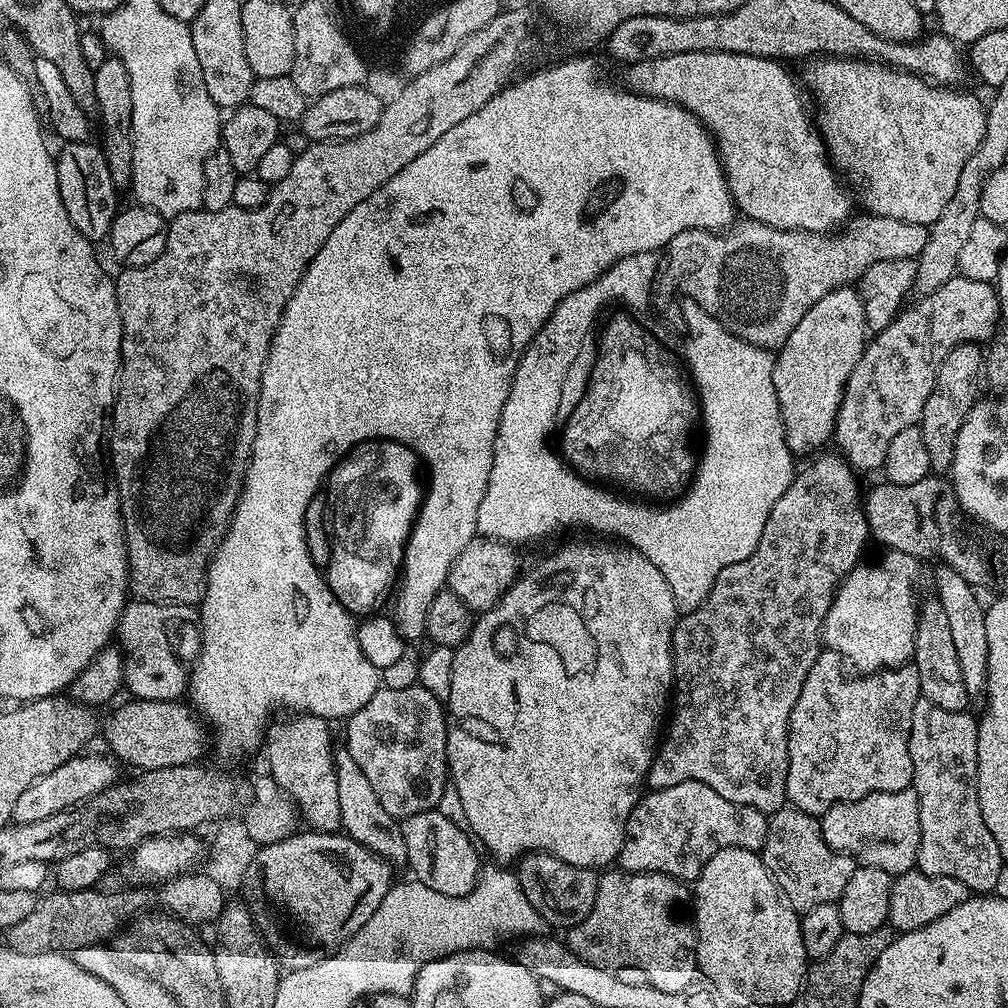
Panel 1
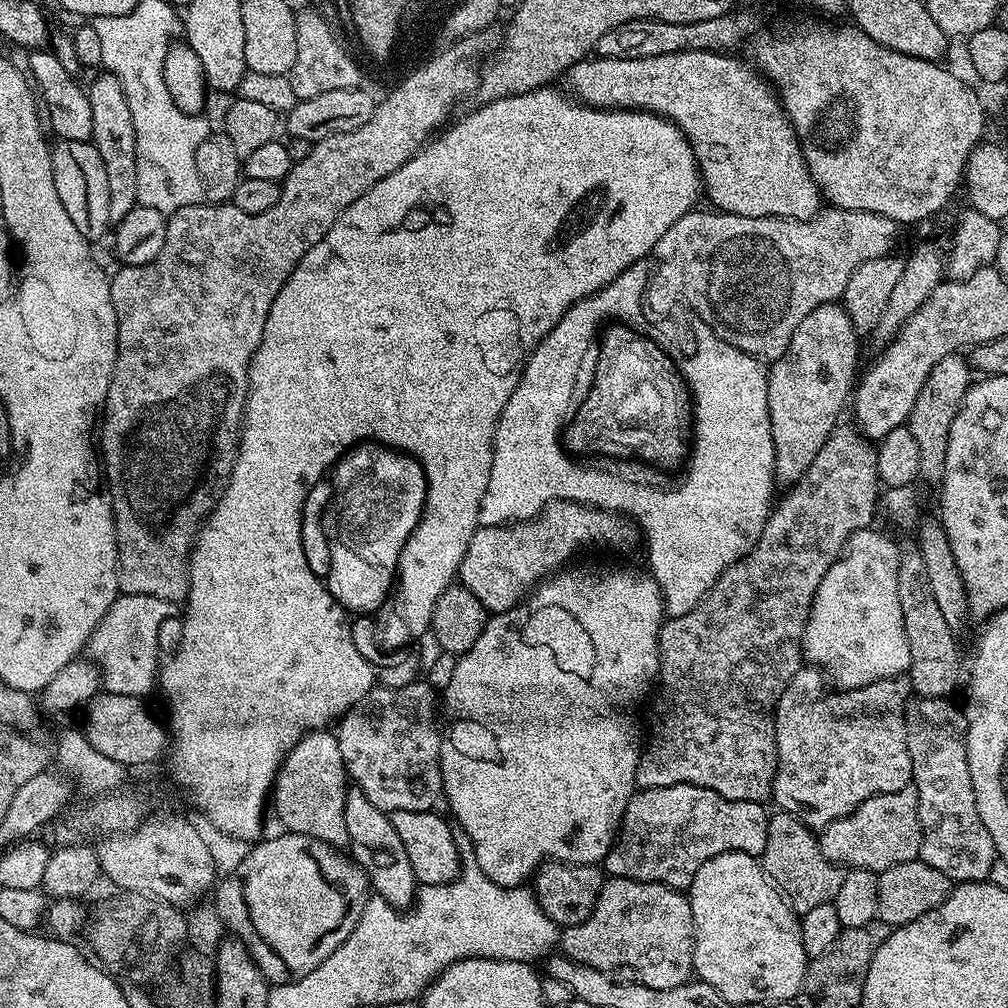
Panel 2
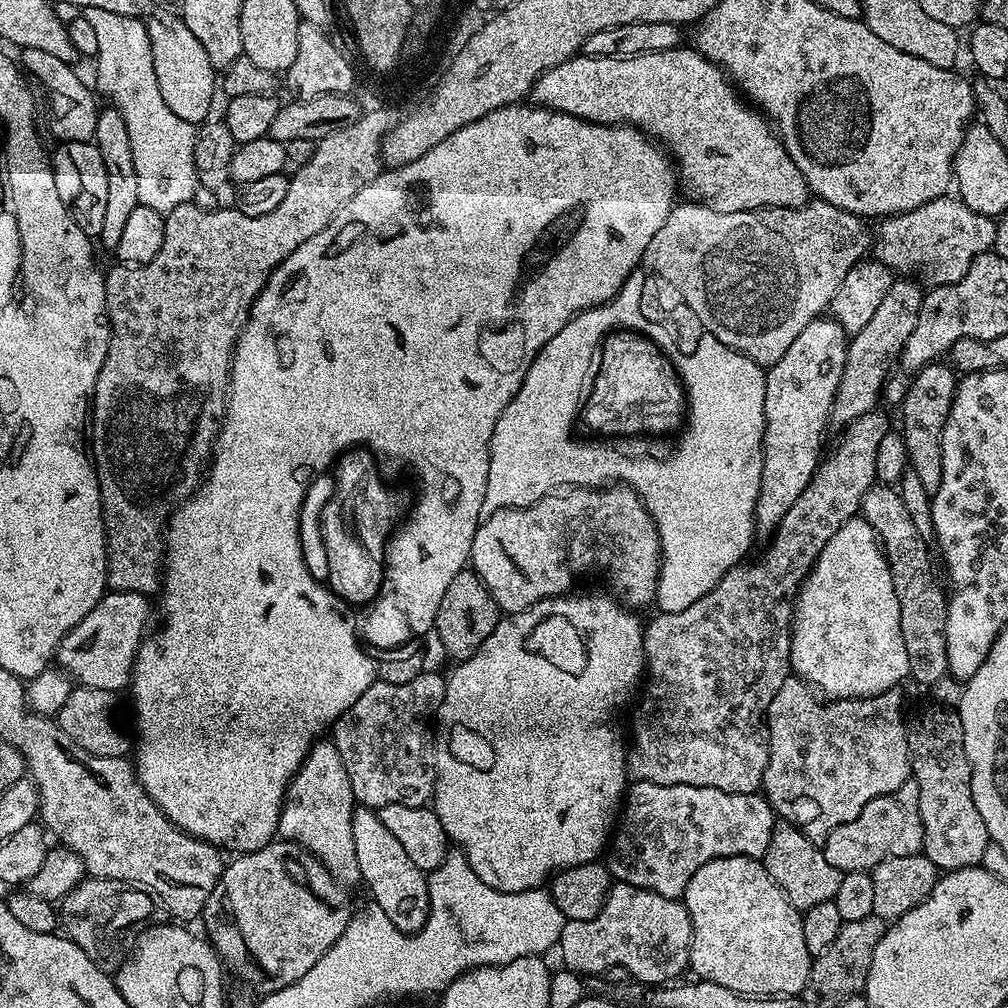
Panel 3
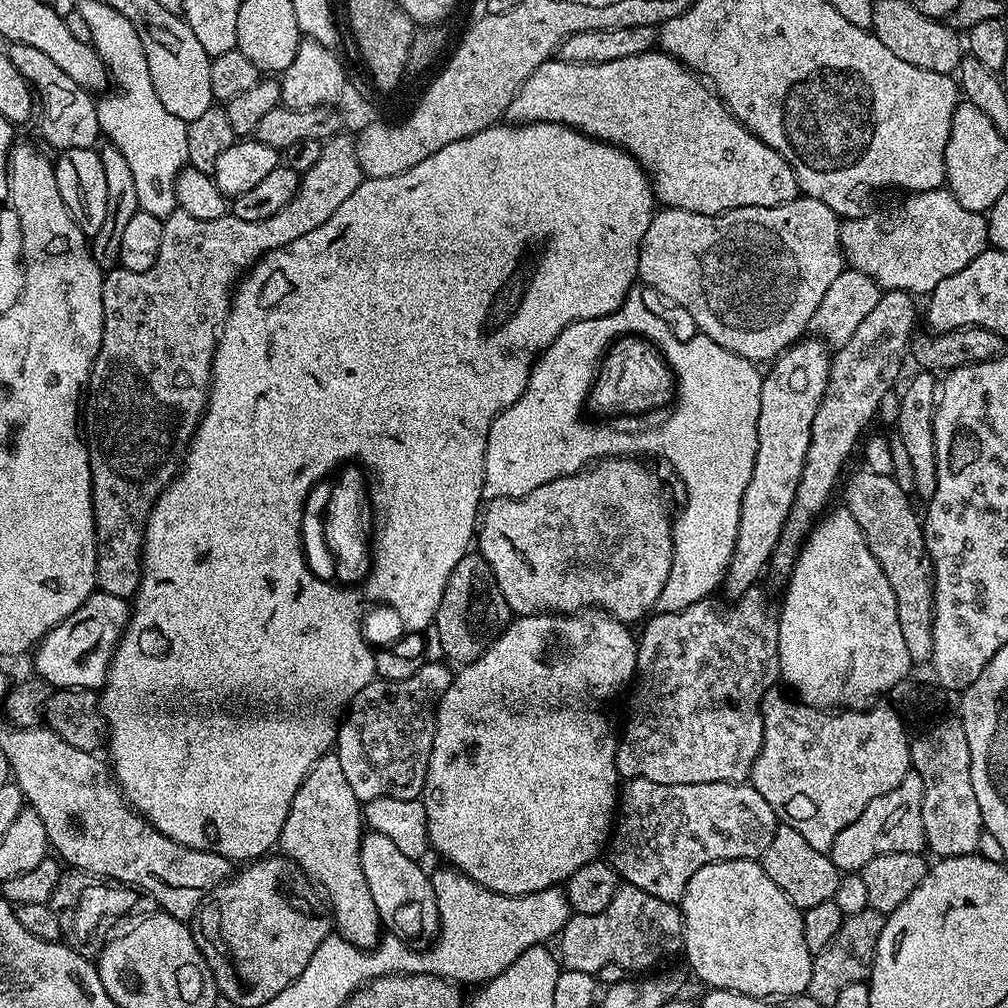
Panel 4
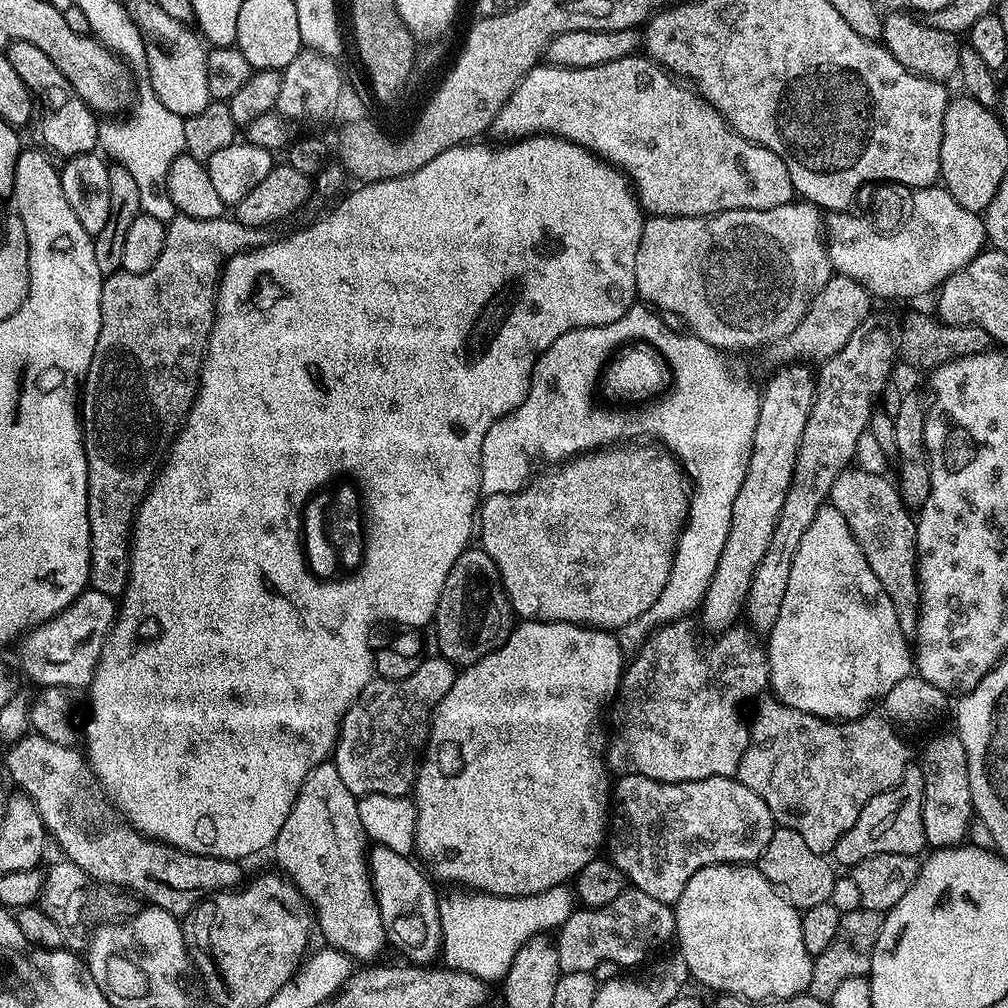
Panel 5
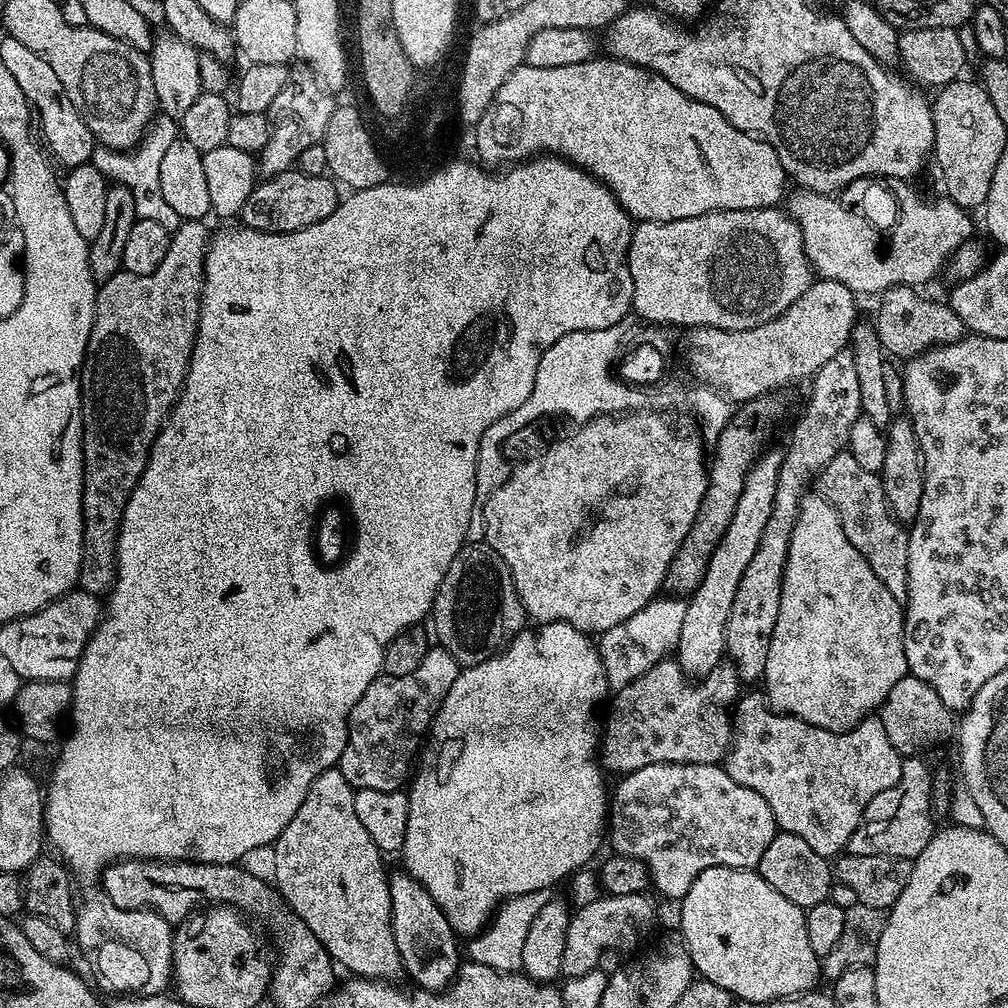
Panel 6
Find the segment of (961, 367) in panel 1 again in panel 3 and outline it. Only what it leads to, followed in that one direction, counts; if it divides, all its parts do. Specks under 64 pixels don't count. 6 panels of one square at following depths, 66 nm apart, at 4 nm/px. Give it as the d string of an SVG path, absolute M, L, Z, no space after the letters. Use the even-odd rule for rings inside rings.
M929 362L924 365L920 372L911 377L908 383L908 390L898 405L901 424L899 427L902 429L902 435L906 442L909 465L914 470L914 474L918 474L918 479L922 482L923 489L926 490L926 494L930 497L936 493L938 486L942 486L942 430L950 412L957 383L957 373L947 363Z

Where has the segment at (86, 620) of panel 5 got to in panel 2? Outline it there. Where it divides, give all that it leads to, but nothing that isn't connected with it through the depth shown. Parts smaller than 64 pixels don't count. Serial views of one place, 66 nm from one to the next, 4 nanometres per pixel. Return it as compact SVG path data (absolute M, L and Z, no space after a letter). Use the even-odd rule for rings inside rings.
M121 594L112 603L110 610L106 610L102 622L98 622L94 634L90 634L86 649L87 659L100 667L103 691L144 698L151 688L157 687L158 669L162 663L160 627L168 616L168 608L170 608L169 601L162 598L150 598L146 594Z

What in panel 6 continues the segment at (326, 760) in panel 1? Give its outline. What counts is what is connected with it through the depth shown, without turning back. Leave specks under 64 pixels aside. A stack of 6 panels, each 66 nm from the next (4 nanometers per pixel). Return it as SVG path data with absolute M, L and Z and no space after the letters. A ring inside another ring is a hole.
M339 767L331 768L322 774L318 774L318 778L314 778L314 782L310 782L310 790L306 794L302 806L298 806L298 814L294 814L294 818L290 818L290 826L286 826L286 830L282 830L282 834L276 839L274 851L276 853L272 856L272 868L276 871L276 880L274 879L276 891L279 892L281 900L288 905L292 913L302 922L306 922L306 926L312 931L314 938L318 938L318 942L322 942L322 946L328 951L333 961L339 967L341 964L342 967L349 968L352 971L349 973L356 978L395 981L397 979L396 975L401 975L402 965L398 954L398 946L394 942L392 903L390 902L390 886L388 885L389 873L384 872L385 857L382 855L380 848L374 846L370 834L366 834L358 814L354 814L354 790L346 782L346 778L340 772Z

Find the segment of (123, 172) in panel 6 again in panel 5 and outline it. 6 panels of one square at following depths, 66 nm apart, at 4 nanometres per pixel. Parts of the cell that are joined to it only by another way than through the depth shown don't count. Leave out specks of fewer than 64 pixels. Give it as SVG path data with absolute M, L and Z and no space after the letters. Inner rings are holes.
M150 86L139 89L138 99L131 109L130 115L124 122L104 122L98 127L96 143L99 151L109 161L125 168L134 178L138 186L138 198L143 215L153 216L162 221L170 221L178 215L170 196L167 194L167 171L181 153L184 146L184 122L185 117L166 110L162 102L154 94Z

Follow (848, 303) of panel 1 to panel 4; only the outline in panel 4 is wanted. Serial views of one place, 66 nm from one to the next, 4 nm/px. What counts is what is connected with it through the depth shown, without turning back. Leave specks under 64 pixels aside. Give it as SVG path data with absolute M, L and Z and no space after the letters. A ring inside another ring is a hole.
M804 338L776 357L769 372L763 373L760 381L760 413L758 414L758 450L754 458L754 474L746 484L746 494L742 494L742 508L738 514L738 538L734 542L734 554L724 572L722 592L731 598L739 598L753 591L756 579L768 568L778 534L794 504L794 494L802 478L802 466L806 466L806 450L810 450L810 426L814 426L814 414L824 397L826 382L830 374L832 356L829 349L819 339Z

